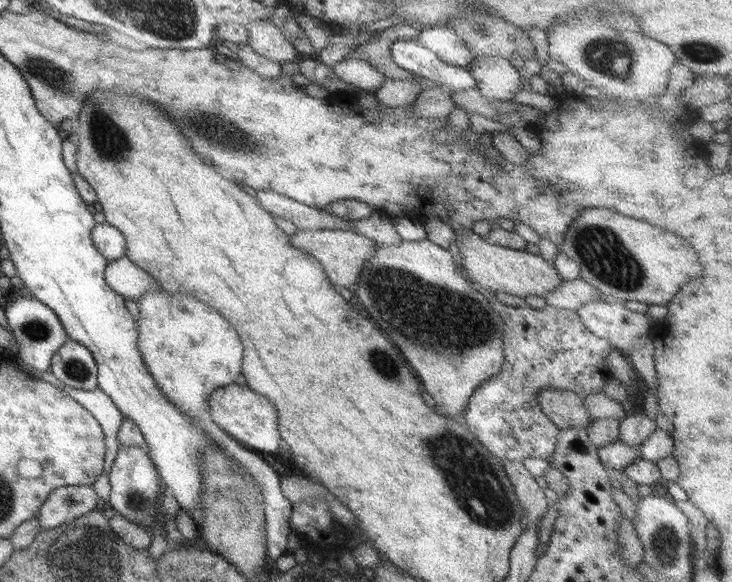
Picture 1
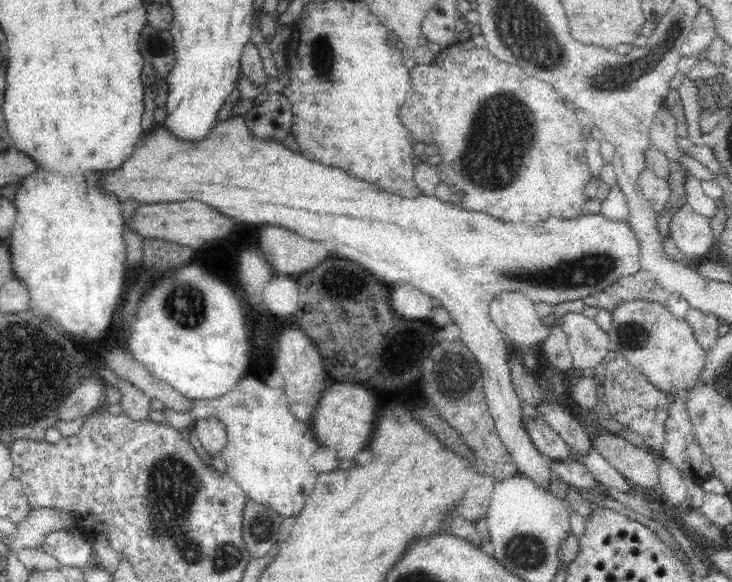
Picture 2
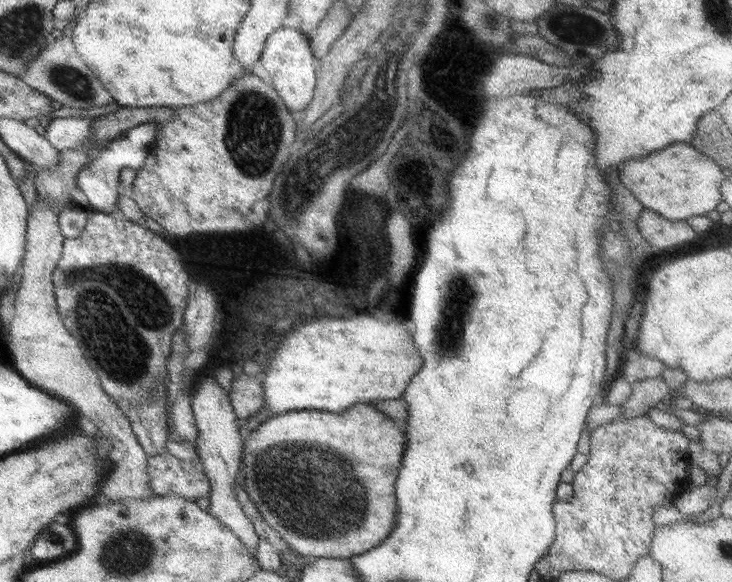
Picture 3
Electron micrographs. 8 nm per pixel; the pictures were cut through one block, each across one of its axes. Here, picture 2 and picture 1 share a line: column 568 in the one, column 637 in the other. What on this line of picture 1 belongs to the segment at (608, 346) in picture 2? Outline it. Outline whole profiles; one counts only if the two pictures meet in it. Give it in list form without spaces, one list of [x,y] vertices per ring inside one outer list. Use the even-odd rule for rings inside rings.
[[[602,297],[584,304],[577,314],[590,332],[607,340],[628,358],[639,338],[648,335],[652,323],[646,314],[632,312],[622,302],[608,304]]]

